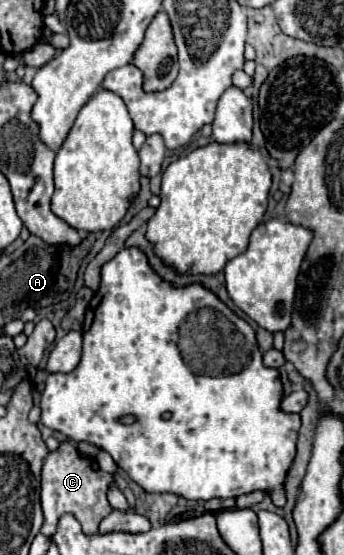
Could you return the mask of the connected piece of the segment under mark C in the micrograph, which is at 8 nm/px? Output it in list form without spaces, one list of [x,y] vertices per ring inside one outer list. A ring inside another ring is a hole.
[[[68,440],[62,442],[58,450],[46,456],[42,468],[42,488],[40,488],[40,502],[44,510],[42,534],[50,538],[56,532],[60,516],[64,514],[74,514],[86,534],[98,534],[102,518],[112,512],[112,506],[106,500],[106,490],[110,482],[112,474],[104,474],[94,458],[82,456],[72,442]]]

